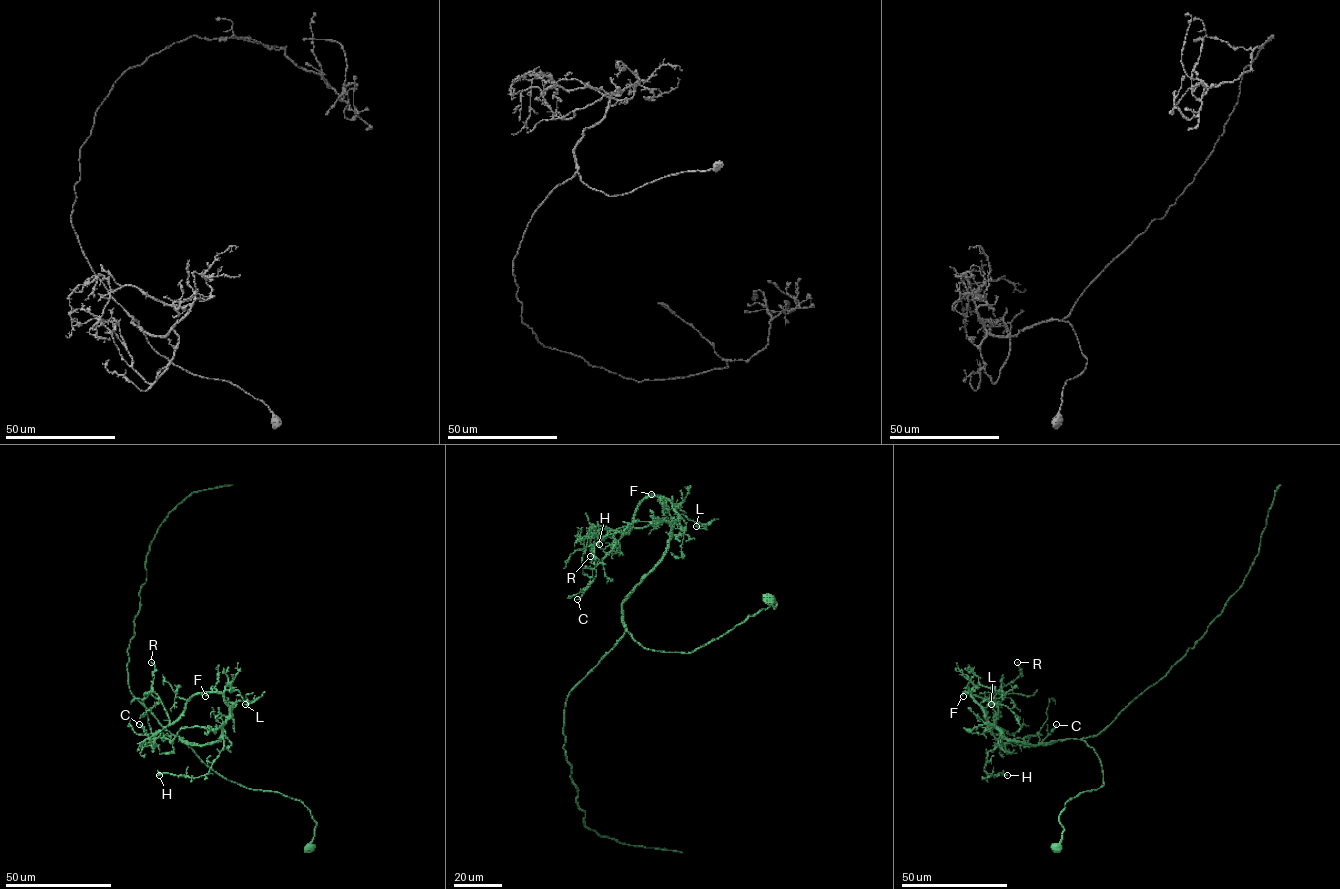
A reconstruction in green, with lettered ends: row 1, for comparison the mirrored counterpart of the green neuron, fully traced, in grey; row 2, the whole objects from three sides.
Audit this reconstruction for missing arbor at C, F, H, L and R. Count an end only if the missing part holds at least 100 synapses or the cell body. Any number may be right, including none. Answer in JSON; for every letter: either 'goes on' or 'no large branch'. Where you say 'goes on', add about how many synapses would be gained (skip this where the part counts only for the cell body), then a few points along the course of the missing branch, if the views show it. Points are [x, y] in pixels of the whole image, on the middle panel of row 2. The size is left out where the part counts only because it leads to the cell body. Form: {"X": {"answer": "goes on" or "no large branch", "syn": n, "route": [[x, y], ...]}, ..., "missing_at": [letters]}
{"C": {"answer": "no large branch"}, "F": {"answer": "no large branch"}, "H": {"answer": "no large branch"}, "L": {"answer": "no large branch"}, "R": {"answer": "no large branch"}, "missing_at": []}

